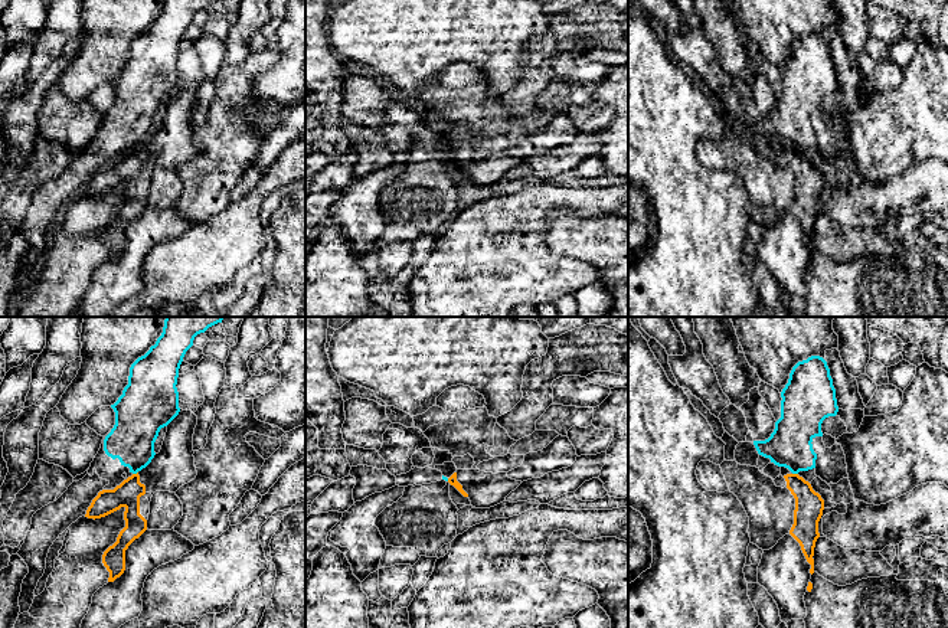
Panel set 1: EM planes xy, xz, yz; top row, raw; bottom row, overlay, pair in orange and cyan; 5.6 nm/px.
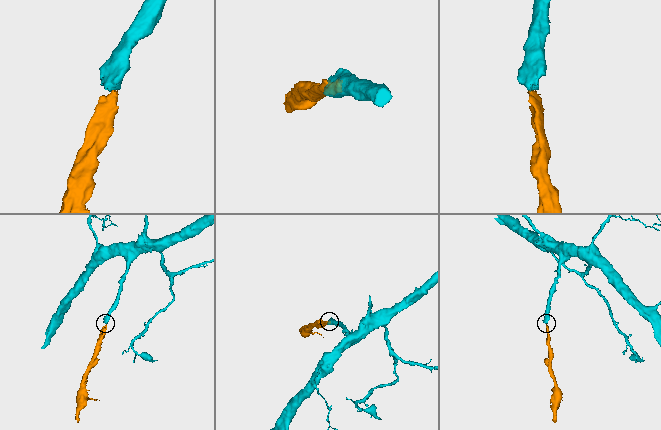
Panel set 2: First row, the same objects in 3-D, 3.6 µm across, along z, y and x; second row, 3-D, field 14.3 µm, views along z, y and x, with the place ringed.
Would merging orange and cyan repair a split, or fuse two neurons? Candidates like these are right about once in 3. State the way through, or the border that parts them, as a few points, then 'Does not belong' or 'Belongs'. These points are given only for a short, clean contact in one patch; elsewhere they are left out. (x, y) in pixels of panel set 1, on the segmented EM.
Boundary: xy (137, 471), (133, 474). Does not belong

